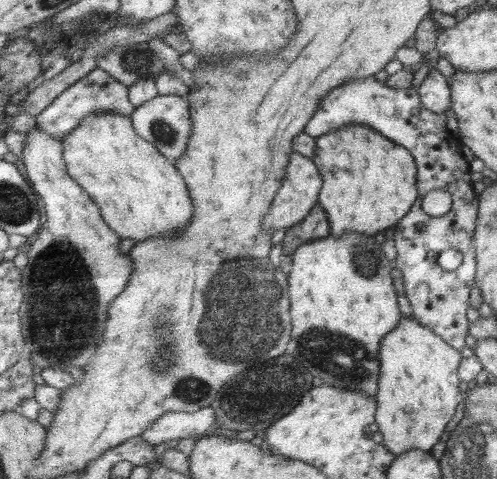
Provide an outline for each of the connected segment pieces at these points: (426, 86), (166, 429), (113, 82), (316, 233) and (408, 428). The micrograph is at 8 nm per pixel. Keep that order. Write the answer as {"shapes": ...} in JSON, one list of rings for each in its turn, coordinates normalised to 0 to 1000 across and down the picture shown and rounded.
{"shapes":[[[[867,140],[855,163],[837,188],[841,207],[855,230],[873,236],[891,236],[905,221],[905,188],[899,169]]],[[[423,850],[392,860],[338,860],[314,877],[288,906],[298,925],[350,927],[362,914],[390,914],[408,908],[431,887],[431,860]]],[[[195,140],[175,159],[145,175],[131,192],[125,192],[76,244],[72,244],[74,263],[95,273],[99,284],[127,296],[161,255],[169,253],[179,240],[195,236],[239,236],[260,240],[270,236],[272,221],[262,205],[262,182],[252,173],[239,171],[217,148]]],[[[630,430],[596,470],[575,476],[565,509],[569,509],[569,522],[584,534],[592,518],[604,509],[650,497],[658,493],[658,484],[662,484],[662,472],[658,472],[654,443],[642,430]]],[[[809,658],[761,716],[763,789],[753,879],[769,906],[765,925],[791,952],[823,937],[863,944],[891,910],[895,885],[930,835],[918,783],[926,737],[845,672]]]]}

